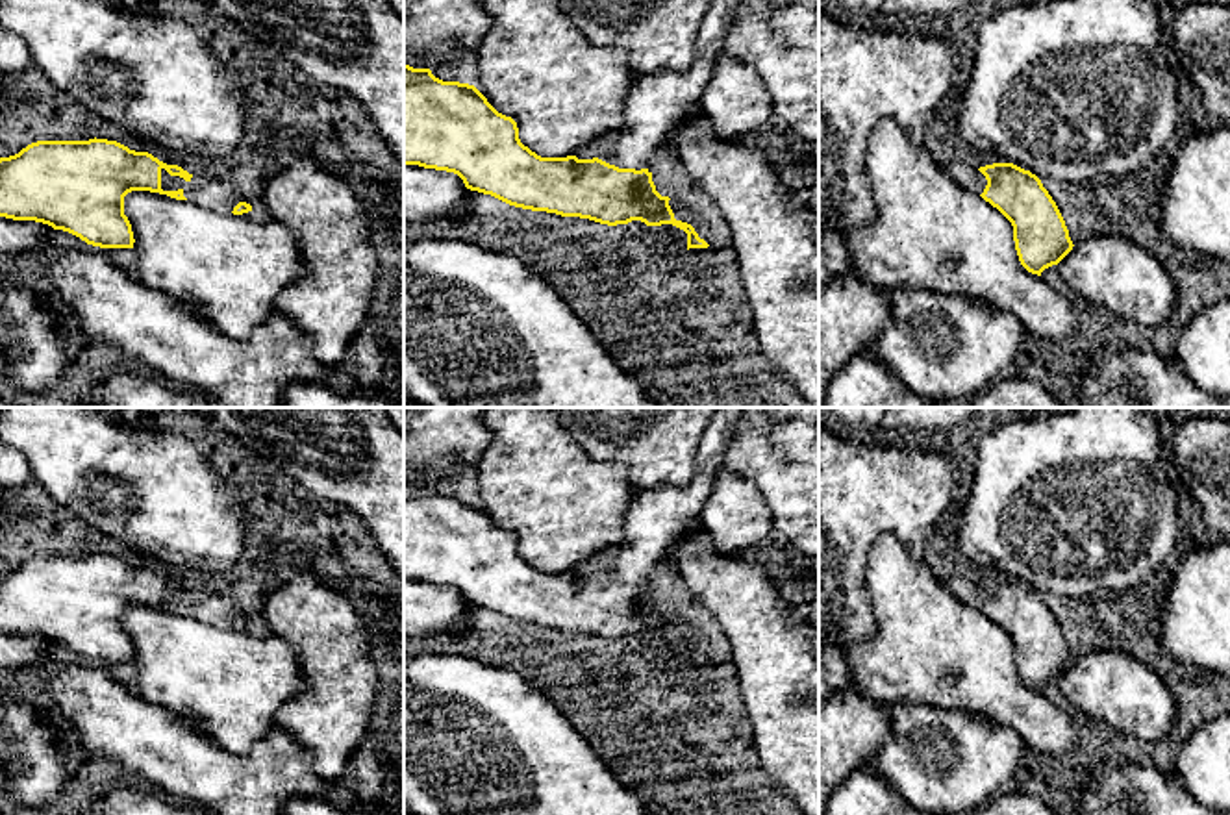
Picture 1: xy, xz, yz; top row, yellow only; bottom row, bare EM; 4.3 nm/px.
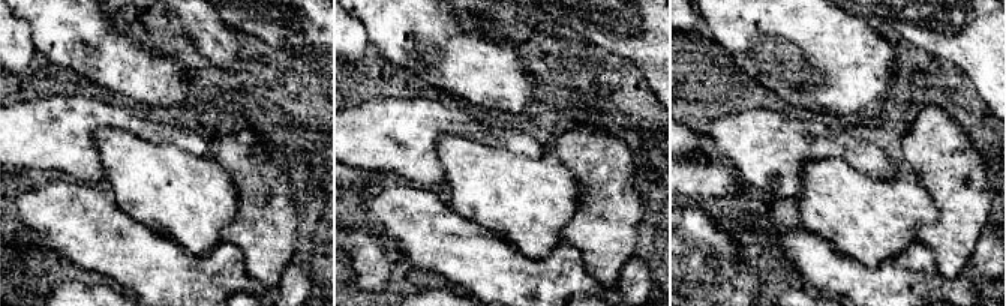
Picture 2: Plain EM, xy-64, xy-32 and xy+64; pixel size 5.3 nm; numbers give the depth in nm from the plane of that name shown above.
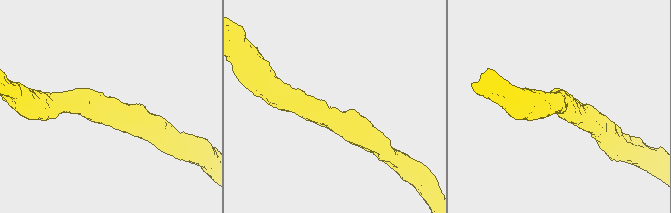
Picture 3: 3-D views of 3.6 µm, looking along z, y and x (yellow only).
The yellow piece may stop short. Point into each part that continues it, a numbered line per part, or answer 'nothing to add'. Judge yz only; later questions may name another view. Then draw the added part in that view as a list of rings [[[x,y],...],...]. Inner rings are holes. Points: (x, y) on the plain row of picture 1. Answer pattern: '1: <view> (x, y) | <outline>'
1: yz (967, 591) | [[[960,574],[948,576],[943,583],[961,602],[965,602],[976,609],[982,609],[987,600],[985,591],[976,582],[971,582]]]

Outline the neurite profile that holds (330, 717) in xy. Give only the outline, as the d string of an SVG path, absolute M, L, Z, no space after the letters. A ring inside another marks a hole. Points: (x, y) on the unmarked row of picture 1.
M311 574L270 593L263 622L296 652L306 683L280 706L276 726L311 754L317 776L339 784L378 691L365 624L345 596Z

